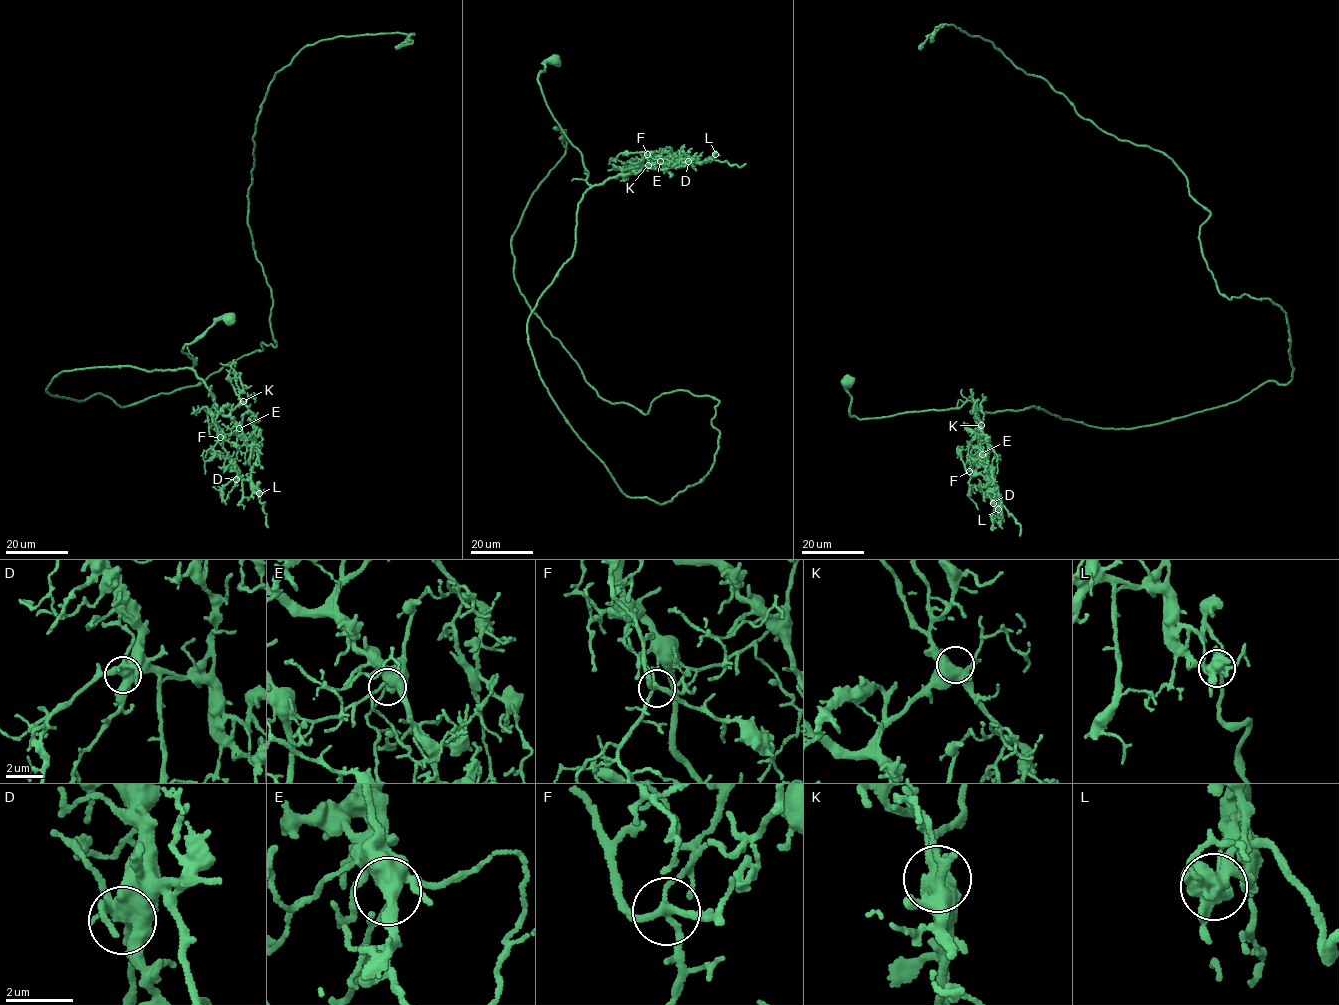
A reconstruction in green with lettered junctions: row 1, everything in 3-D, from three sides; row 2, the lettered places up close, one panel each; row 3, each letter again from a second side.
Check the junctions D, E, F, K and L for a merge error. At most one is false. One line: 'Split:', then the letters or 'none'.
Split: L

